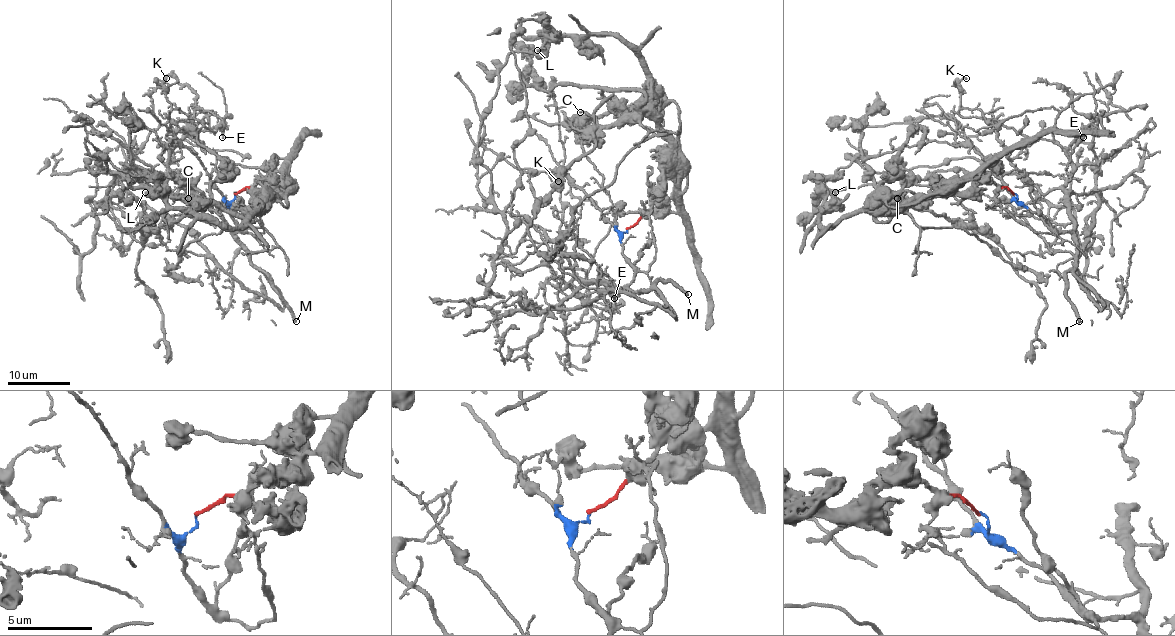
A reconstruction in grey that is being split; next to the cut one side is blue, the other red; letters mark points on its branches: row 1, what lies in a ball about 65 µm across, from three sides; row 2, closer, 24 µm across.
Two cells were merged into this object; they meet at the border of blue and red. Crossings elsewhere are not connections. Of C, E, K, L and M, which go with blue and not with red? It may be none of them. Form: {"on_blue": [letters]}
{"on_blue": ["E", "K", "M"]}

